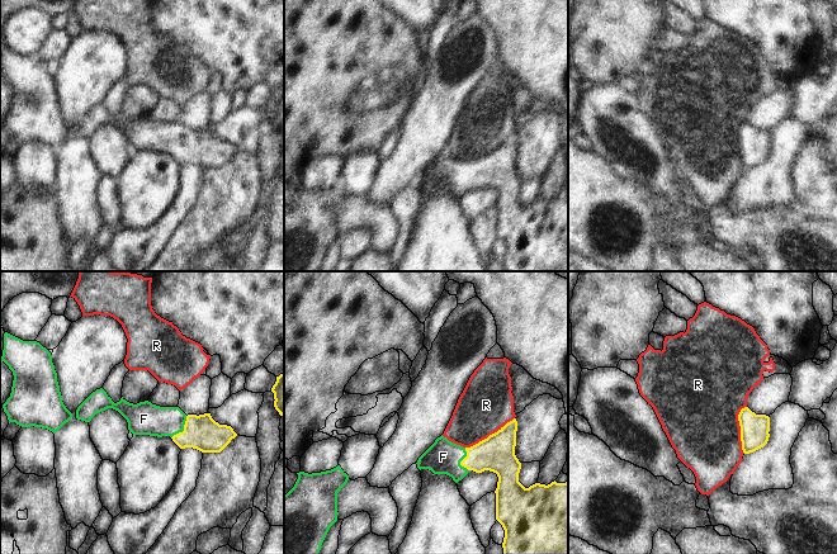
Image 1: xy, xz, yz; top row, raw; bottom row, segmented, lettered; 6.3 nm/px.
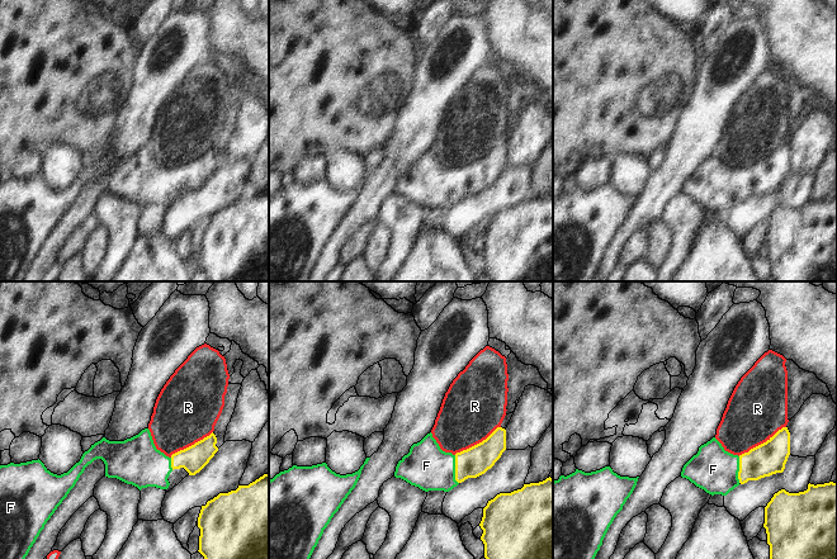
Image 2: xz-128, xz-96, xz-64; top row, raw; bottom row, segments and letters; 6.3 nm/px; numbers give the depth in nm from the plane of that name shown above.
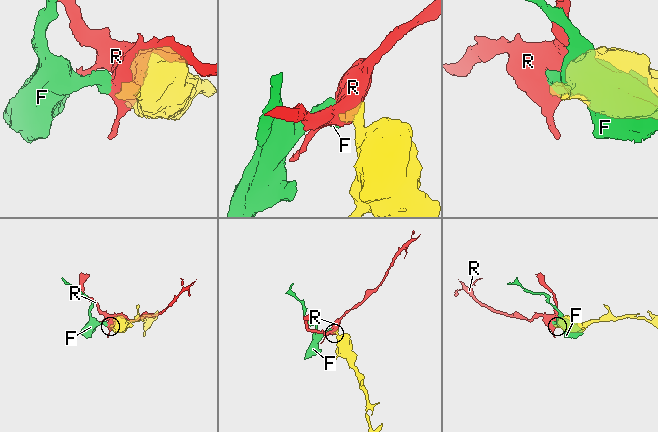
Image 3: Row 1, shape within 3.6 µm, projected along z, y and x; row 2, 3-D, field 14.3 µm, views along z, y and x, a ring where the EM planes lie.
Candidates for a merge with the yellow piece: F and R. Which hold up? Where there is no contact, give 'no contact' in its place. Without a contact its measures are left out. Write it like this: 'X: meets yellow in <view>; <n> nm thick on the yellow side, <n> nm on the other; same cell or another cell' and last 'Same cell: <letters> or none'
F: meets yellow in xy; 220 nm thick on the yellow side, 200 nm on the other; same cell
R: meets yellow in xz; 240 nm thick on the yellow side, 340 nm on the other; another cell
Same cell: F

